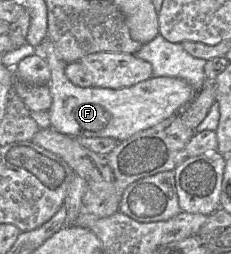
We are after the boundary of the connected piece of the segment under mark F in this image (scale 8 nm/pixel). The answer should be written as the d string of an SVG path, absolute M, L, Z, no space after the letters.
M49 37L41 44L42 58L44 58L51 71L49 89L52 95L52 106L49 109L51 127L61 134L71 137L110 137L119 142L130 138L135 133L148 129L168 119L184 109L195 98L195 91L187 82L174 77L151 77L131 87L109 89L100 87L79 87L74 85L65 75L66 63L59 57L54 44Z

